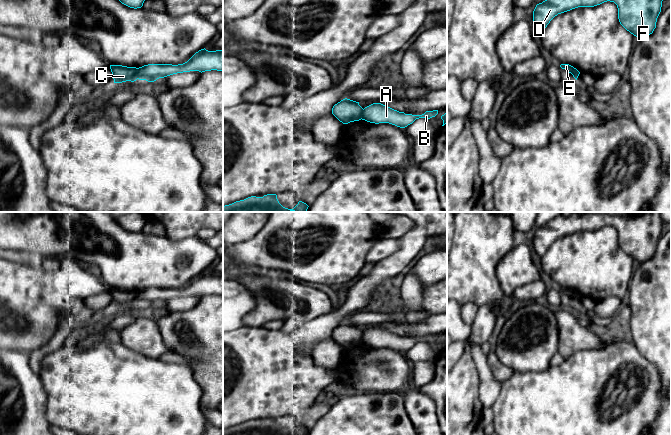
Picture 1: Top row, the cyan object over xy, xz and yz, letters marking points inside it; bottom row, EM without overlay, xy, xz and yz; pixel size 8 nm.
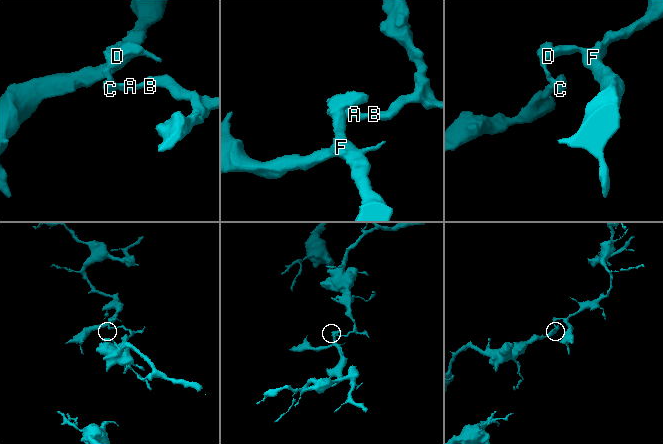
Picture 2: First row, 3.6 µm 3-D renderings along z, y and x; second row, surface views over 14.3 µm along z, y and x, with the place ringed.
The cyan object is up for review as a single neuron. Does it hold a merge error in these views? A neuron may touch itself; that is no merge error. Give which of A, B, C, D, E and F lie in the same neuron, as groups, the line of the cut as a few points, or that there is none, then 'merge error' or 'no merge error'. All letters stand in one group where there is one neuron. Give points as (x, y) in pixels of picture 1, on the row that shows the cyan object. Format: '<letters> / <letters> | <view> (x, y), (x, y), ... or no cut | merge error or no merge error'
A B / C D E F | xy (137, 68), (138, 78) | merge error

